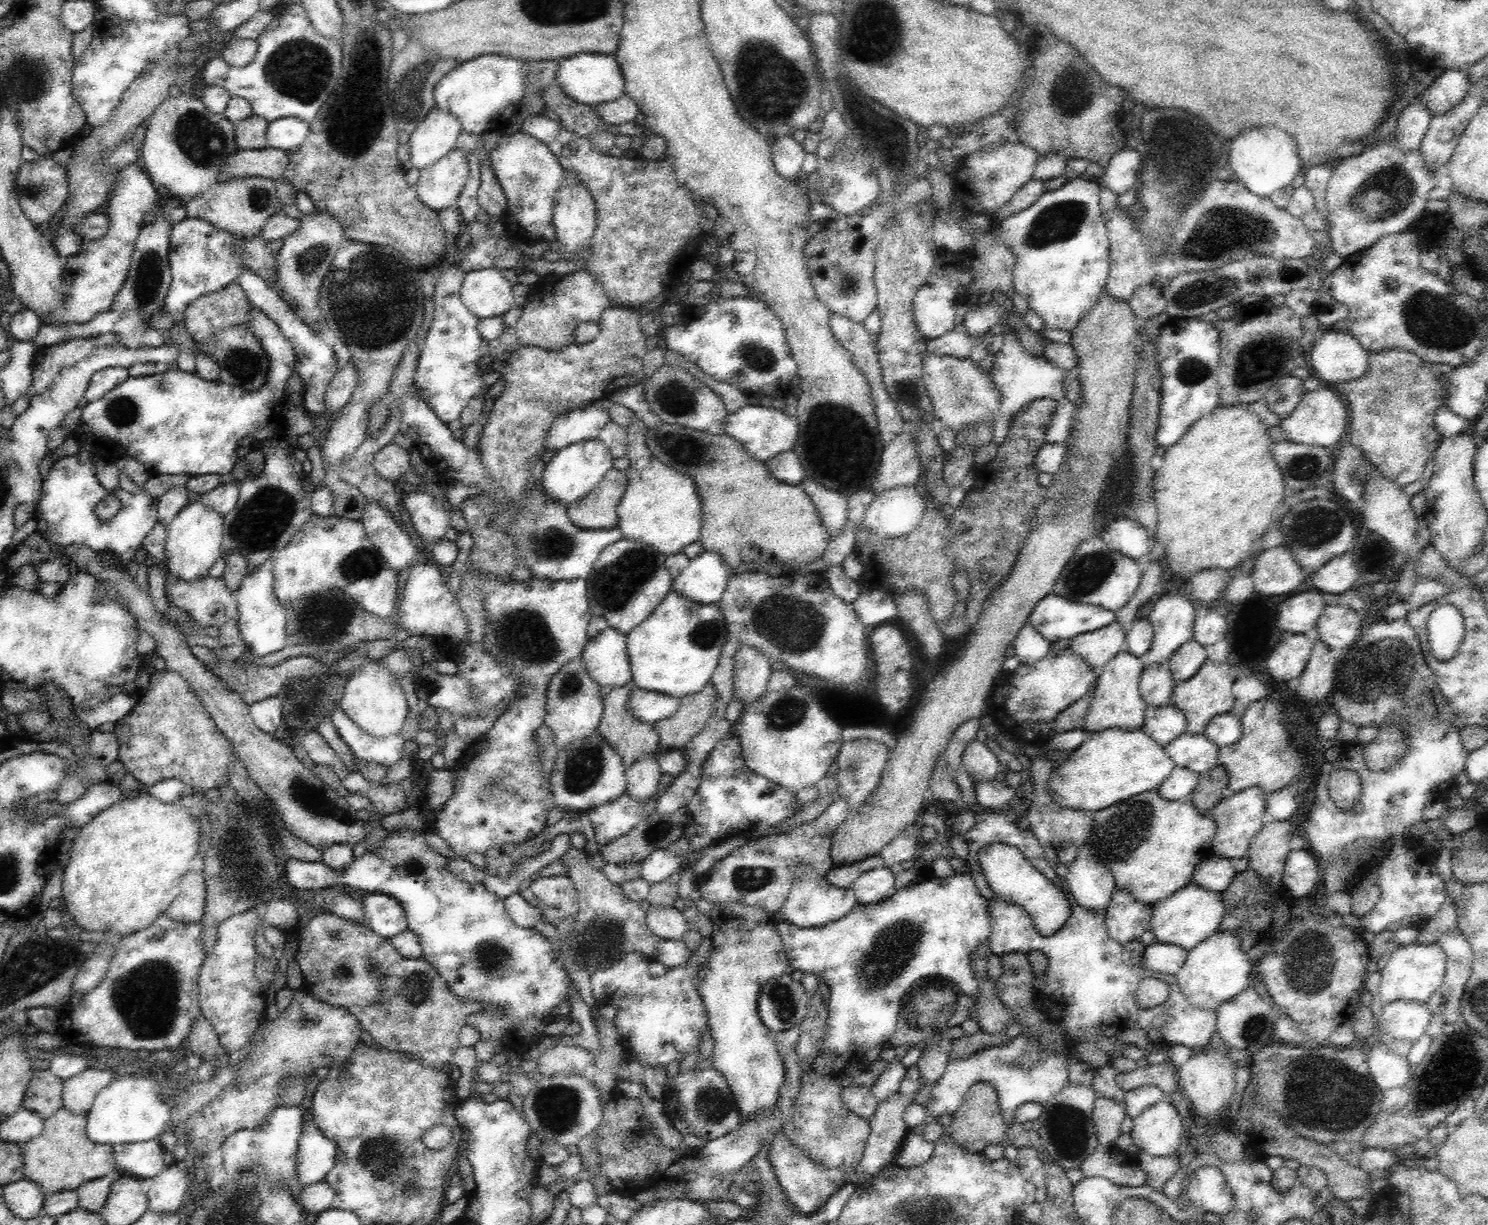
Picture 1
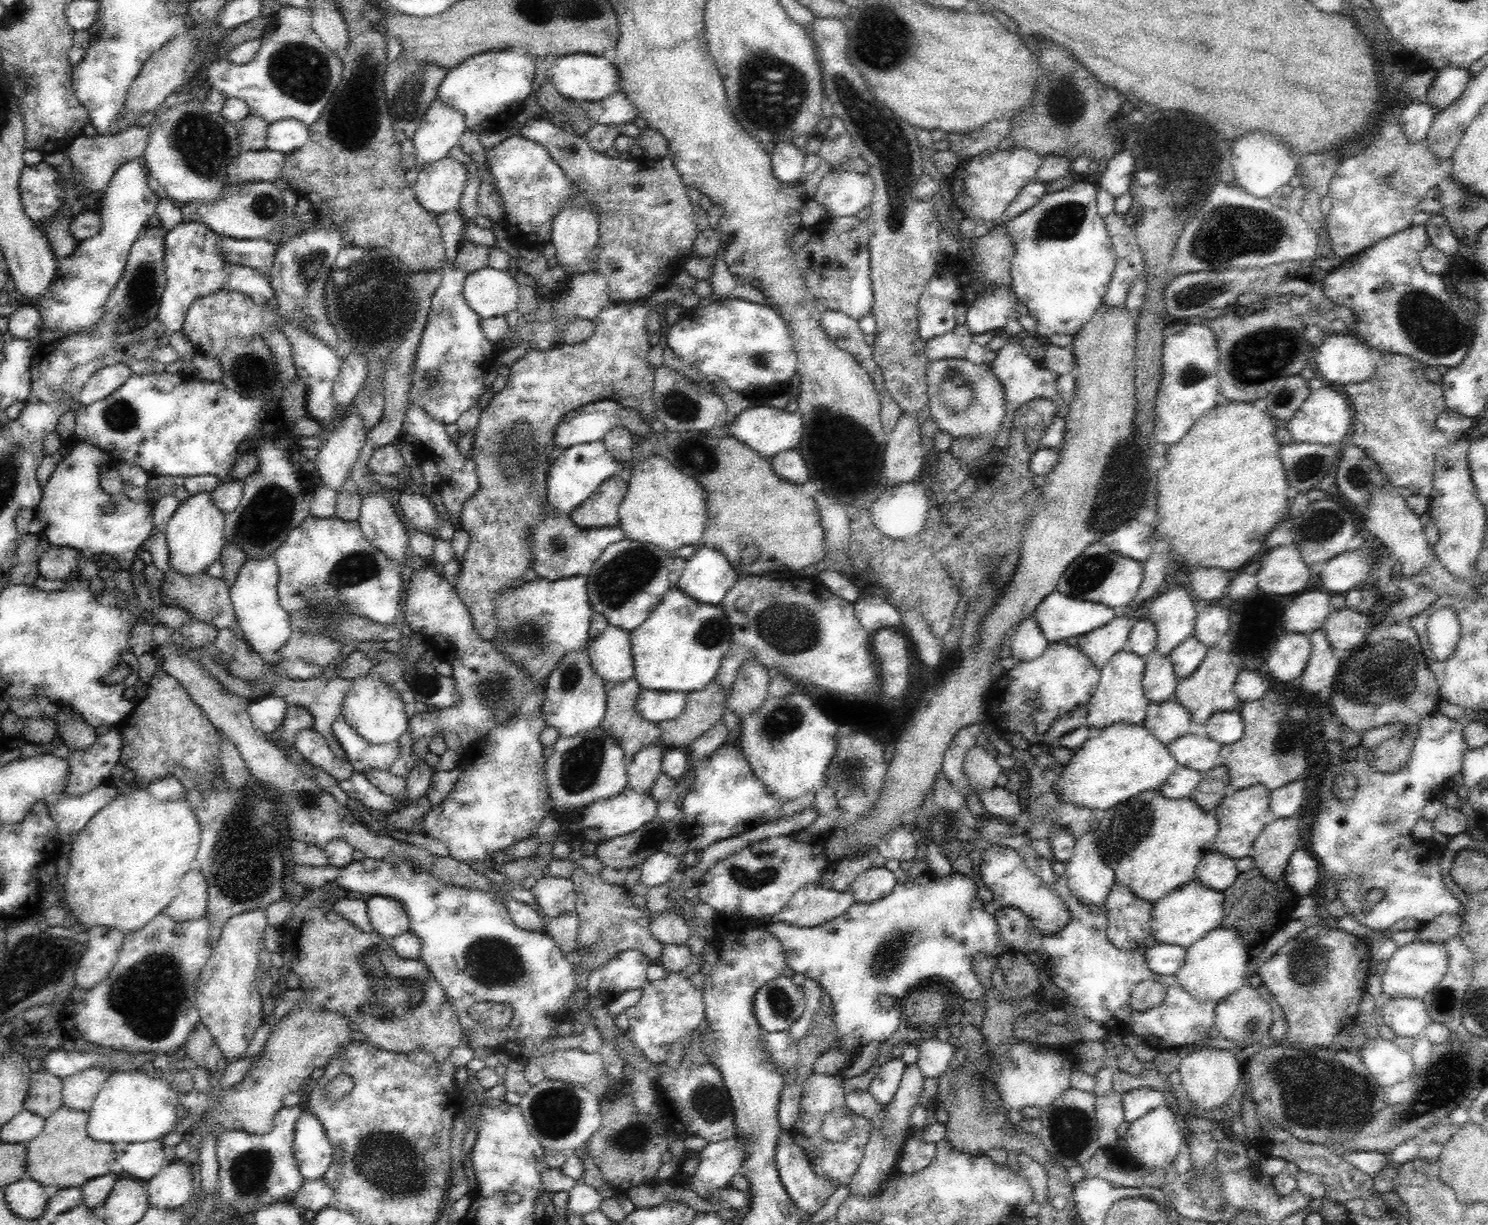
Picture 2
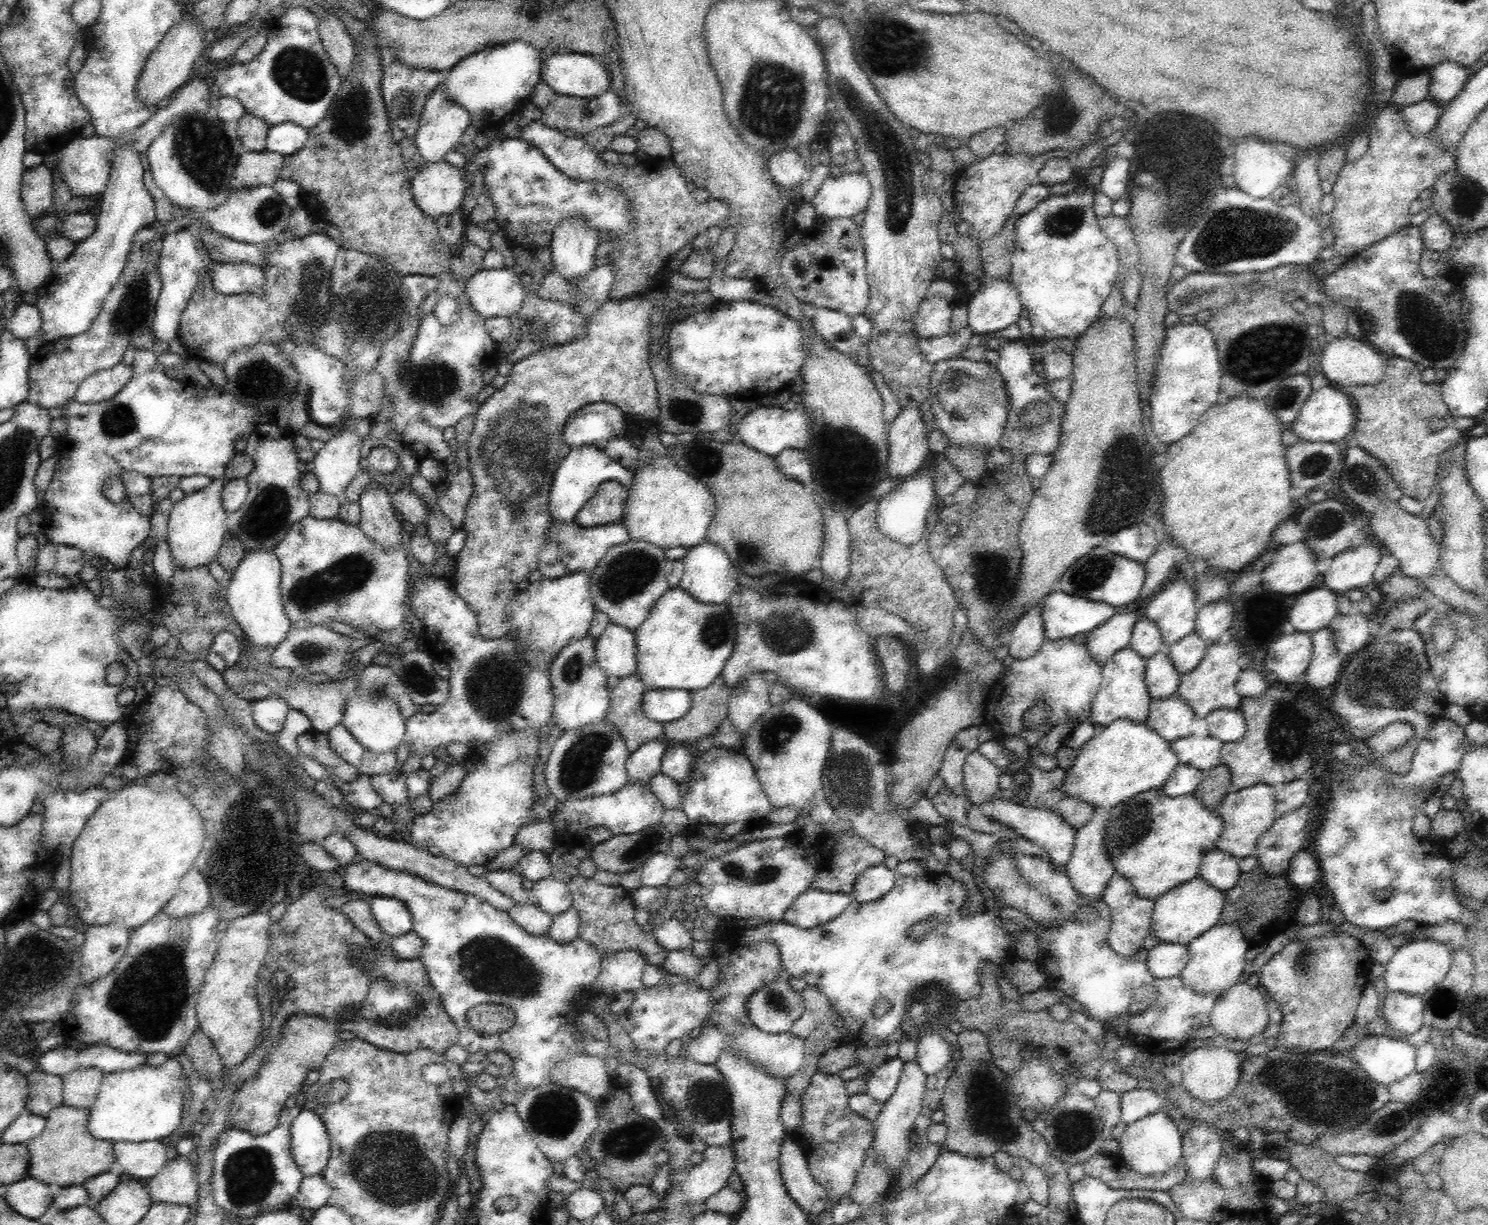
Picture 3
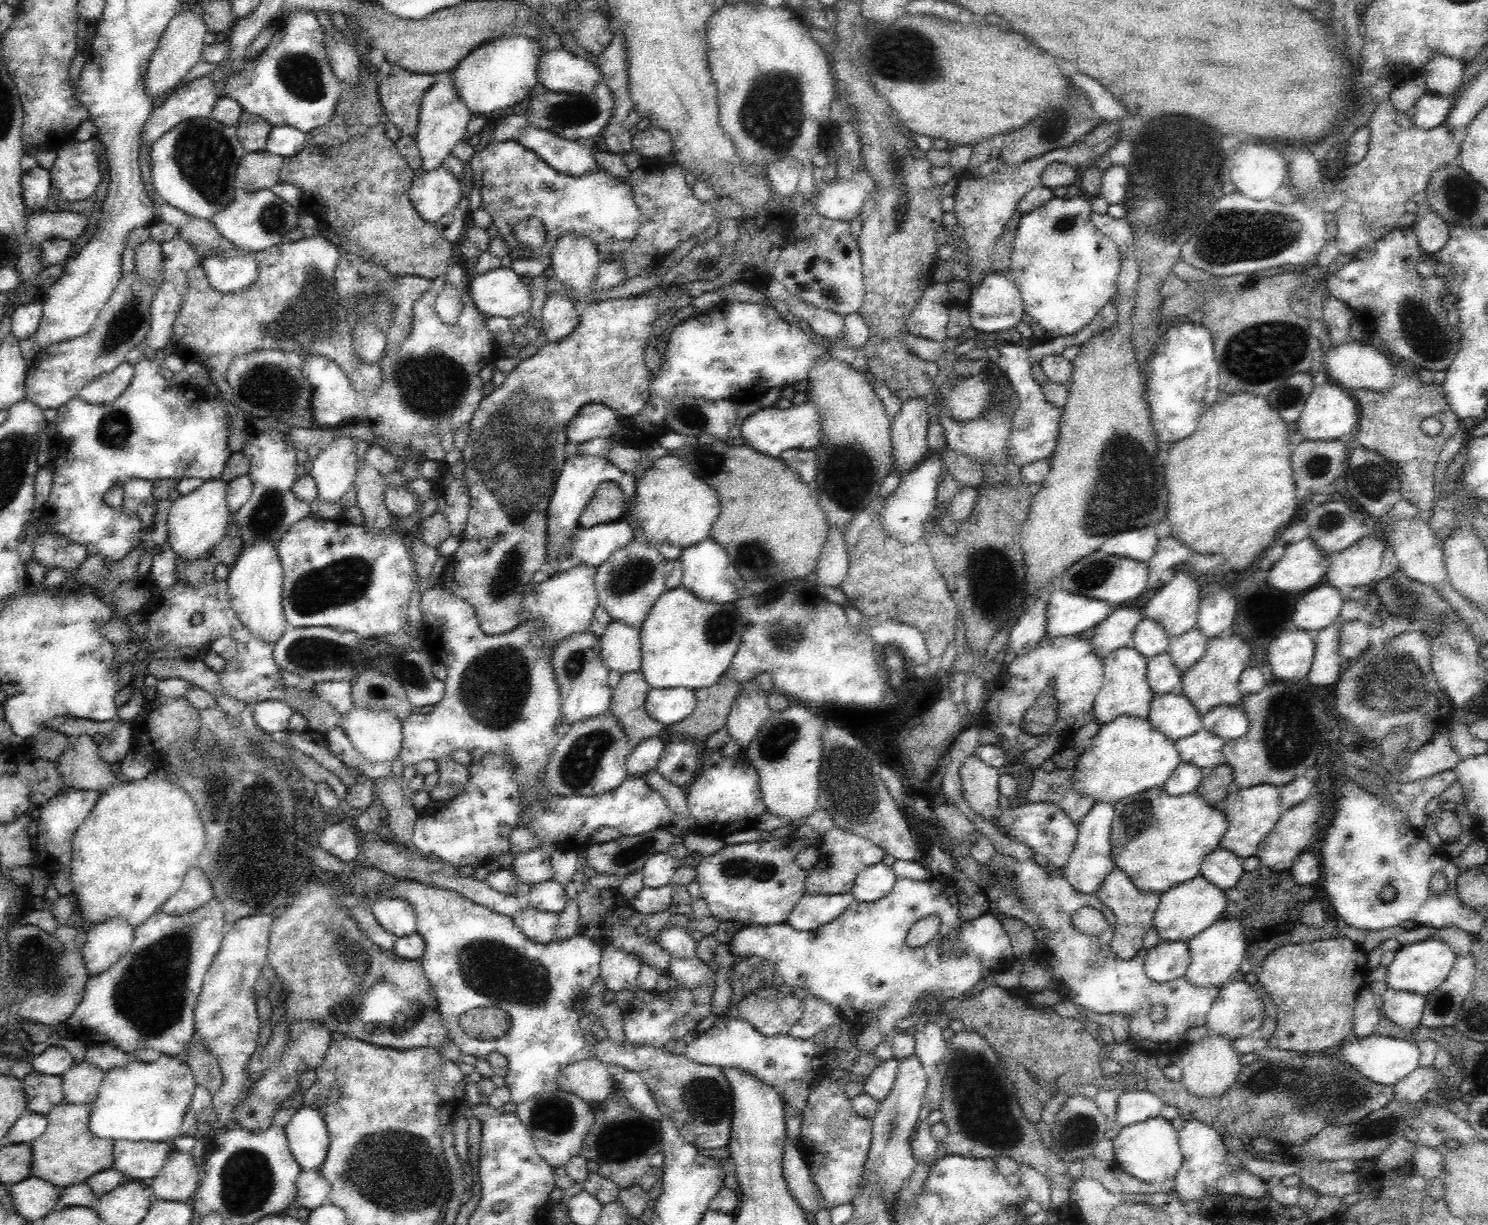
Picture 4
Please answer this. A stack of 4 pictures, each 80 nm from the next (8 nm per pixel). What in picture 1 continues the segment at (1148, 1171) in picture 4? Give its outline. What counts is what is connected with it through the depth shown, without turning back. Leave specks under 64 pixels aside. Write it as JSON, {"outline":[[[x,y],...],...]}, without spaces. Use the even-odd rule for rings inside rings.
{"outline":[[[1167,1096],[1135,1116],[1133,1125],[1134,1127],[1126,1139],[1136,1145],[1138,1152],[1146,1152],[1150,1156],[1166,1156],[1166,1154],[1178,1153],[1177,1149],[1181,1146],[1181,1139],[1184,1137],[1182,1116],[1176,1111]]]}

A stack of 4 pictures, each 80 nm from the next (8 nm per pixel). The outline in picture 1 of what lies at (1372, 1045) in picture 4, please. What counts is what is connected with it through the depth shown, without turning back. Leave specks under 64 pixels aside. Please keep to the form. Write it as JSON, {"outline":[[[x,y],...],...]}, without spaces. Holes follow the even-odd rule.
{"outline":[[[1374,1040],[1369,1043],[1369,1049],[1369,1075],[1381,1090],[1403,1087],[1410,1080],[1412,1066],[1406,1058],[1392,1054],[1386,1046],[1377,1046]]]}

